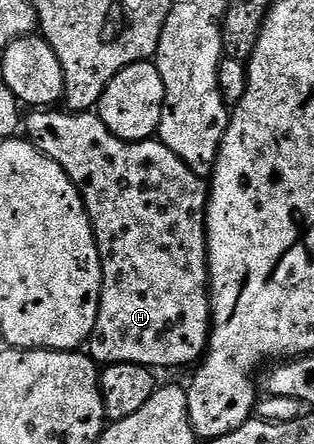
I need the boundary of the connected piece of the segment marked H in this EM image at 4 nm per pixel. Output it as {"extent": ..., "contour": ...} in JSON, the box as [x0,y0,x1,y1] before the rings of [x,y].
{"extent":[27,108,209,368],"contour":[[[37,108],[28,115],[27,130],[29,126],[28,141],[38,146],[47,157],[53,158],[67,172],[69,179],[77,185],[77,191],[85,202],[85,210],[93,225],[93,235],[99,248],[101,257],[101,271],[103,284],[101,285],[101,307],[95,320],[95,328],[91,332],[87,343],[87,353],[94,362],[108,364],[110,362],[126,362],[139,364],[150,368],[157,366],[185,366],[188,362],[196,363],[204,355],[209,342],[209,254],[205,247],[205,207],[209,205],[209,188],[202,175],[191,172],[171,148],[167,148],[159,140],[148,142],[125,142],[115,136],[93,112],[70,112],[65,108]]]}

